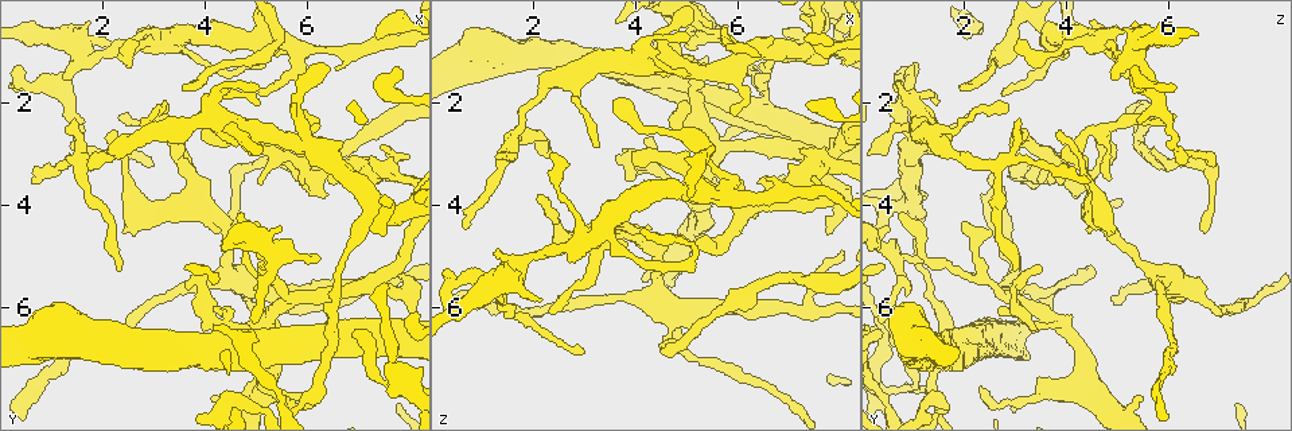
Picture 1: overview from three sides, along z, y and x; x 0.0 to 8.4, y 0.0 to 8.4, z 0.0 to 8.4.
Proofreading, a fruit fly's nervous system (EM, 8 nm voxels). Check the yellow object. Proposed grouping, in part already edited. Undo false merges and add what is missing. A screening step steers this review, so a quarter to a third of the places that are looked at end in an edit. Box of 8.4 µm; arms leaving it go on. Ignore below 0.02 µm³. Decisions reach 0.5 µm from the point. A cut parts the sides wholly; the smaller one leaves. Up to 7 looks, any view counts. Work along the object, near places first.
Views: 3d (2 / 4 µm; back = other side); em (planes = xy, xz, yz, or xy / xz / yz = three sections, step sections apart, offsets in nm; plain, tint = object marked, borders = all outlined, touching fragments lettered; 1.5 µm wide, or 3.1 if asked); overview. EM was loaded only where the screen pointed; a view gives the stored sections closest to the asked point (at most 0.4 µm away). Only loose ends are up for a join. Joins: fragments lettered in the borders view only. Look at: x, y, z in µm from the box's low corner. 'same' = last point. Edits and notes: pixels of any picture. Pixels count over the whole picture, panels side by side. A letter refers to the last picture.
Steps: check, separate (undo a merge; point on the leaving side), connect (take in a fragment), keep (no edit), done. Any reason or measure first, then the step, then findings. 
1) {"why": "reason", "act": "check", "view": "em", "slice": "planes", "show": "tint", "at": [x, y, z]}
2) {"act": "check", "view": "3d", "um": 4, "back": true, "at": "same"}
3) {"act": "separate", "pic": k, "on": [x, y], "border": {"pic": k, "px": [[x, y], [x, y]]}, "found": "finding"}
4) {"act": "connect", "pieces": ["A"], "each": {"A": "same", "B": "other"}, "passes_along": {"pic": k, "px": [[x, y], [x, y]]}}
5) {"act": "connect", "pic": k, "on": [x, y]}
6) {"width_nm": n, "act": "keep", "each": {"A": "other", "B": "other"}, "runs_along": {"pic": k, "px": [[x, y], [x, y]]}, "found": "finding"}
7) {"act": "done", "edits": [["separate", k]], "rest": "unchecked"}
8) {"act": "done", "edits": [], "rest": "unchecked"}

{"act": "check", "view": "em", "slice": "xy", "step": 8, "show": "plain", "at": [7.20, 3.05, 2.90]}

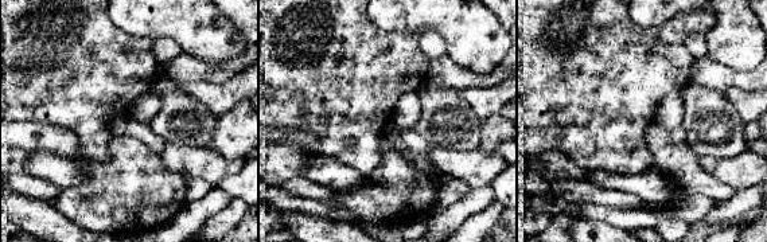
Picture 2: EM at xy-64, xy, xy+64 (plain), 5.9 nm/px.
{"why": "see the neighbours", "act": "check", "view": "em", "slice": "xy", "step": 8, "show": "borders", "at": "same"}

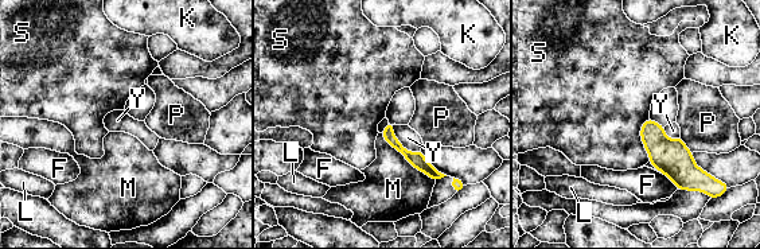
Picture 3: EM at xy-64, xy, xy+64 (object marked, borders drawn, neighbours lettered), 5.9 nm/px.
{"act": "keep", "each": {"F": "other", "K": "other", "L": "other", "M": "other", "P": "other", "S": "other", "Y": "other"}, "runs_along": {"pic": 3, "px": [[389, 128], [409, 156], [437, 175]]}, "found": "no lettered fragment goes on from it"}

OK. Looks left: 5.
{"why": "tapers out", "act": "check", "view": "3d", "um": 4, "at": [1.50, 2.35, 3.05]}

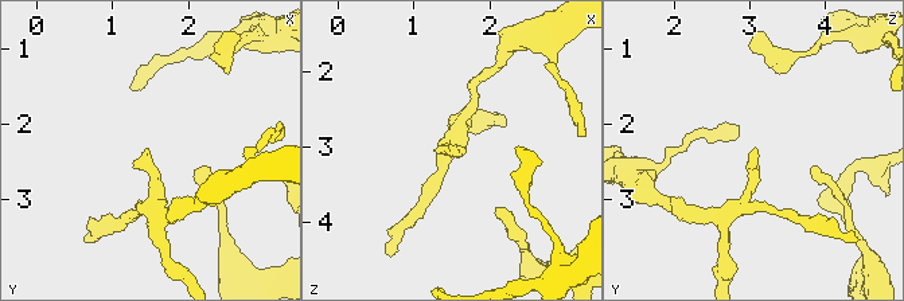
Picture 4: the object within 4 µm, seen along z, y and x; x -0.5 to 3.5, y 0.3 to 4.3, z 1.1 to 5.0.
{"why": "need the tissue", "act": "check", "view": "em", "slice": "planes", "show": "borders", "at": [1.45, 2.30, 3.10]}

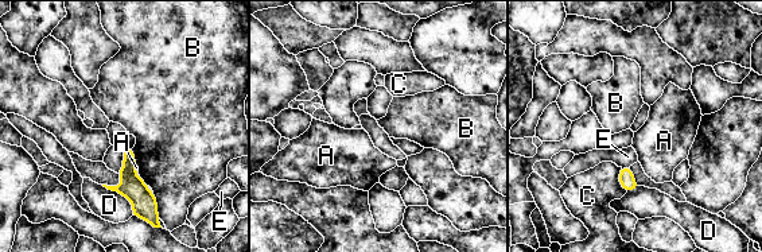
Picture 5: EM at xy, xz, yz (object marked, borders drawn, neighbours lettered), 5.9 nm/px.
{"act": "keep", "each": {"A": "other", "B": "other", "C": "other", "D": "other", "E": "other"}, "border": {"pic": 5, "px": [[152, 193], [159, 217]]}, "found": "no lettered fragment goes on from it"}

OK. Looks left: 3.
{"why": "thin end", "act": "check", "view": "3d", "um": 4, "at": [2.10, 0.80, 5.85]}

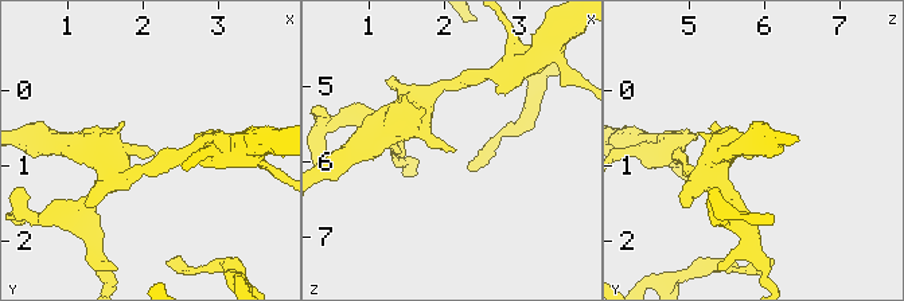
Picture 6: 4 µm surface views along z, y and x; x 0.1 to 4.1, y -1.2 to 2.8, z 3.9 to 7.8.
{"why": "shape alone is not enough", "act": "check", "view": "em", "slice": "xy", "step": 8, "show": "tint", "at": [2.10, 0.80, 5.85]}

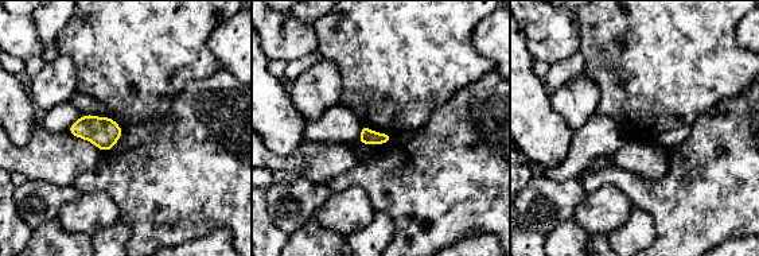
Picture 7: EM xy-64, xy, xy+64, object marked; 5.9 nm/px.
{"act": "check", "view": "em", "slice": "xy", "step": 8, "show": "borders", "at": "same"}

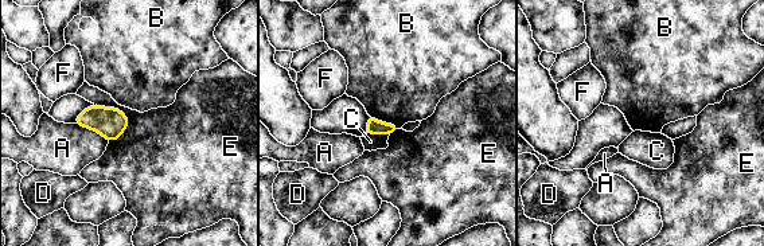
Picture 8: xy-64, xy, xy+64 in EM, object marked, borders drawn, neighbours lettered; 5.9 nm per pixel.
{"width_nm": 90, "act": "keep", "each": {"A": "other", "B": "other", "C": "other", "D": "other", "E": "other", "F": "other"}, "border": {"pic": 8, "px": [[369, 114], [400, 128]]}, "found": "no lettered fragment goes on from it"}

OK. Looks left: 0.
{"act": "done", "edits": [], "rest": "unchecked"}

